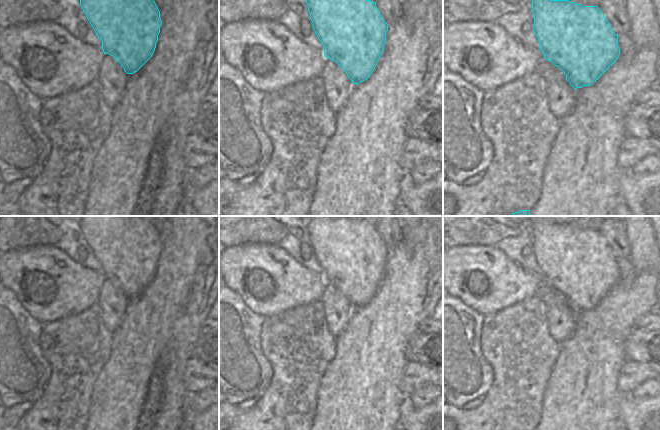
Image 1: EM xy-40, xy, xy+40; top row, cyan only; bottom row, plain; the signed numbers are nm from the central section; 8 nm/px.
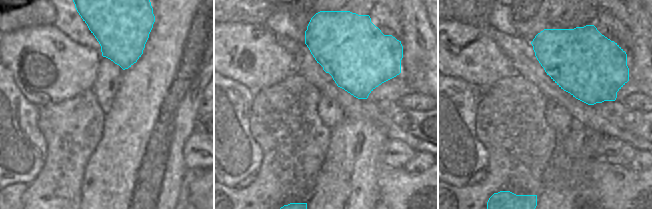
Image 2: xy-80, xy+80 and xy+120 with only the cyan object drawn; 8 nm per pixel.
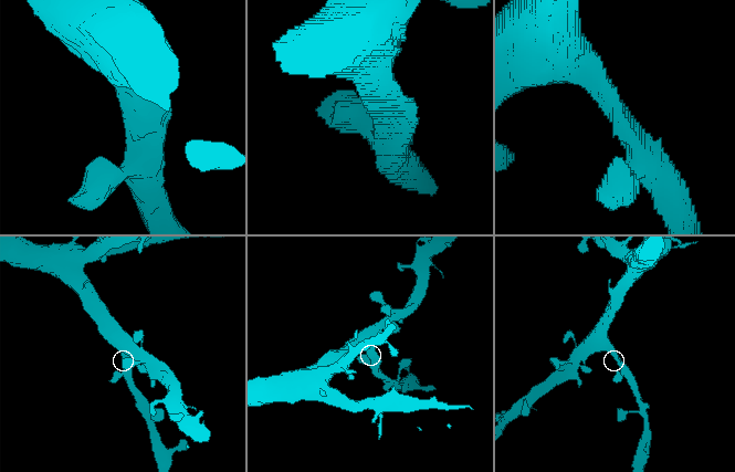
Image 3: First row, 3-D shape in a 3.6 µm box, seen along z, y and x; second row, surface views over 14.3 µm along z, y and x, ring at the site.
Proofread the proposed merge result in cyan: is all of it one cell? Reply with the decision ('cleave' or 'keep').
cleave

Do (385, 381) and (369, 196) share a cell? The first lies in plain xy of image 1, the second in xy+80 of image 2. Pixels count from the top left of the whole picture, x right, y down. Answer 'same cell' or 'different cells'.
same cell

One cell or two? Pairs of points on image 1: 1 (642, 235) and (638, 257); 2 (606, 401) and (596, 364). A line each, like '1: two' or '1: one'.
1: one
2: one

